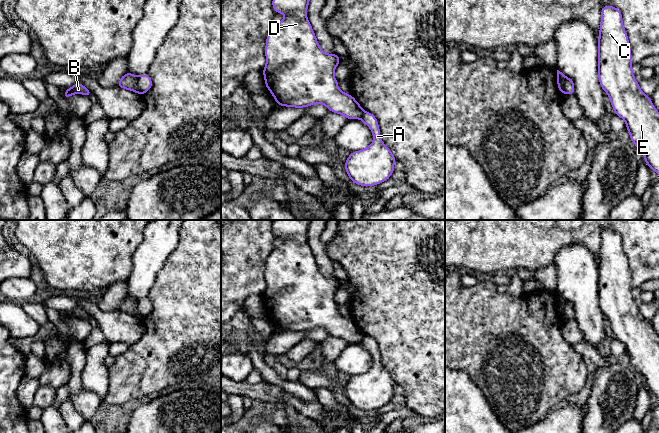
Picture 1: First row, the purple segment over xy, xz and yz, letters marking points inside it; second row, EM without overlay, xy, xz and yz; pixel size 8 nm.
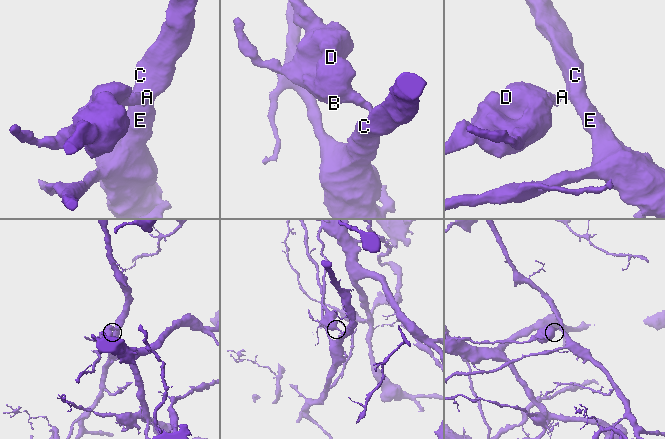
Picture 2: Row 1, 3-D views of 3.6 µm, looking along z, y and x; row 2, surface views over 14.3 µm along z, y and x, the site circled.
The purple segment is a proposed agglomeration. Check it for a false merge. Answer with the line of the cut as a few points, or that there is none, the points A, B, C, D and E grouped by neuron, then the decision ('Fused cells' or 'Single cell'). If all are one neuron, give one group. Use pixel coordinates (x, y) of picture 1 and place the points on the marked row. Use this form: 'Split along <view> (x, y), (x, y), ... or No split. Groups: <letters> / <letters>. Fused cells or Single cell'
Split along yz (565, 76), (564, 91), (562, 93). Groups: A C E / B D. Fused cells

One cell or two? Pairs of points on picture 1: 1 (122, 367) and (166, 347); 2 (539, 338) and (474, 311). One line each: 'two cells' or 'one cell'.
1: one cell
2: one cell

